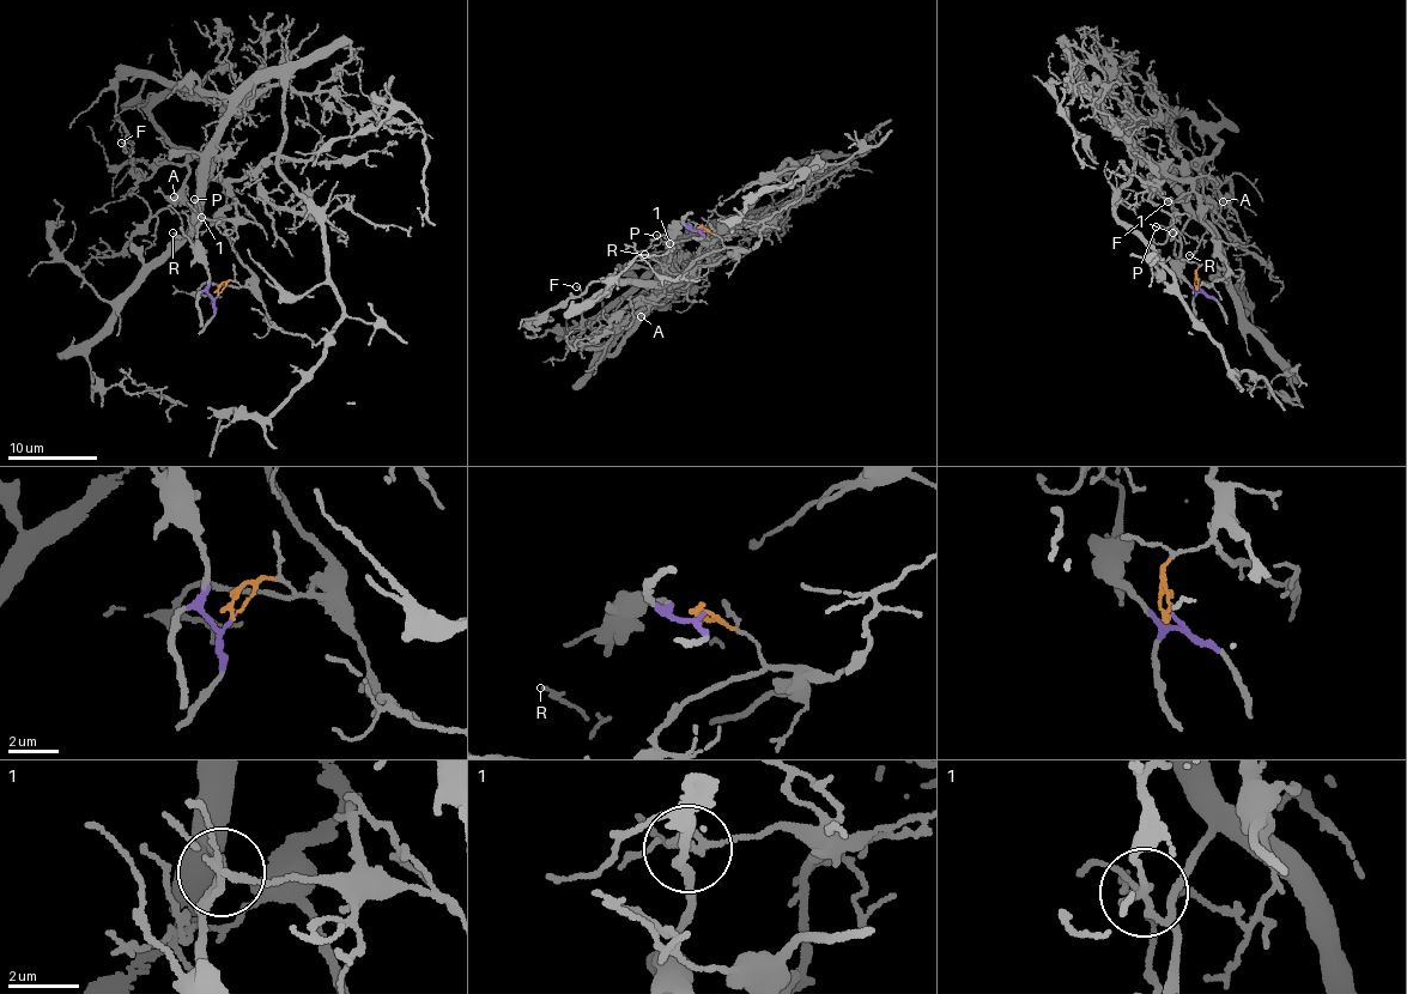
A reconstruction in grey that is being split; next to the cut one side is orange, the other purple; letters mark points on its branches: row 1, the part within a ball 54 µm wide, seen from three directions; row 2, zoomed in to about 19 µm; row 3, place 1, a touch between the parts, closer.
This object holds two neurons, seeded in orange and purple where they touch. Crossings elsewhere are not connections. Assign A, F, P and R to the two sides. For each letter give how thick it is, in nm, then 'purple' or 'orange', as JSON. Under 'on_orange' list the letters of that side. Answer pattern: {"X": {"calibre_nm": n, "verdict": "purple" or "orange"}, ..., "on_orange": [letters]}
{"A": {"calibre_nm": 170, "verdict": "orange"}, "F": {"calibre_nm": 110, "verdict": "orange"}, "P": {"calibre_nm": 150, "verdict": "purple"}, "R": {"calibre_nm": 140, "verdict": "orange"}, "on_orange": ["A", "F", "R"]}

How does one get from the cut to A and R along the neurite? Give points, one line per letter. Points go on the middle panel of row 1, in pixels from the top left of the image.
A: (701, 229), (715, 232), (732, 254), (692, 271), (690, 278), (696, 280), (656, 294), (640, 316)
R: (701, 229), (715, 232), (732, 254), (711, 266), (667, 273), (644, 255)

